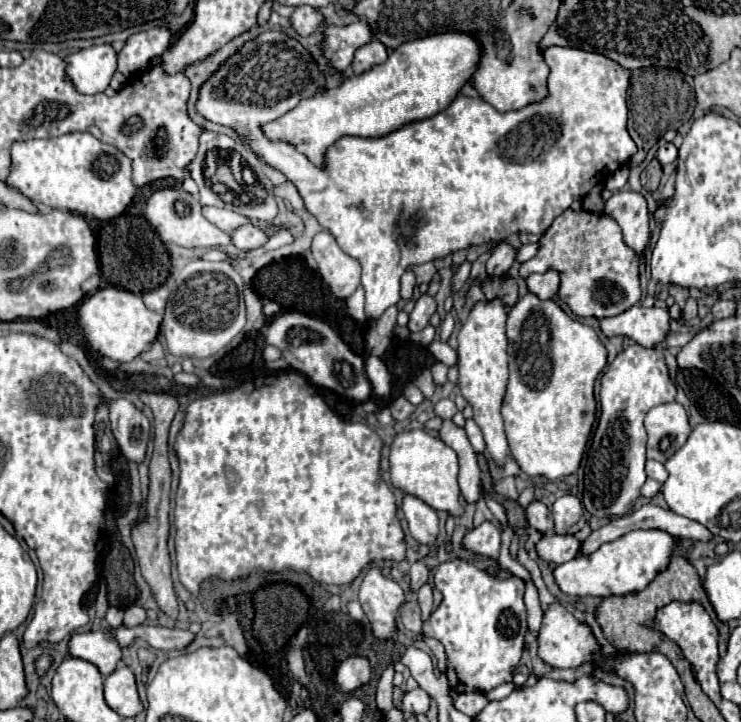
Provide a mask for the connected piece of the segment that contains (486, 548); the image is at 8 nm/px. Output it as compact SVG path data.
M485 520L481 526L477 526L473 532L469 532L463 538L463 546L469 548L469 550L473 550L475 554L481 554L481 556L497 560L499 548L501 548L499 528L493 522Z

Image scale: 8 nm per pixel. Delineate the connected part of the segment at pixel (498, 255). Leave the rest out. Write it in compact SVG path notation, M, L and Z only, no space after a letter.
M507 240L499 242L497 248L493 248L491 258L487 260L487 274L489 276L505 274L511 268L511 264L515 262L515 254L517 254L517 250Z

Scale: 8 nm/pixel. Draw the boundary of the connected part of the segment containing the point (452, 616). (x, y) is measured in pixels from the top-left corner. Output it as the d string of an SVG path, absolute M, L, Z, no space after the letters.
M465 560L443 562L433 576L443 600L423 626L423 634L437 638L447 652L447 678L455 692L489 692L513 680L513 668L523 654L527 634L527 608L523 602L525 582L521 578L495 580Z

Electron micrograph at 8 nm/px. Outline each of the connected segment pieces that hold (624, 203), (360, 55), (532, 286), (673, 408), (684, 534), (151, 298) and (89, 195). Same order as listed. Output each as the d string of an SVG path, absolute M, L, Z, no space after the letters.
M619 190L605 202L605 214L623 228L625 242L637 254L643 254L649 240L649 210L645 196L633 190Z
M371 40L369 44L361 46L355 52L353 70L355 70L355 74L363 74L363 72L371 70L373 66L379 66L385 60L387 60L387 48L385 48L385 44L377 42L377 40Z
M547 270L545 274L531 274L527 278L527 288L533 294L537 294L541 300L557 296L559 284L561 284L561 276L557 274L557 270Z
M669 402L655 406L645 416L645 428L649 432L647 458L665 464L689 438L691 426L687 412L681 404Z
M645 504L639 510L633 510L631 514L625 514L621 518L613 518L609 524L593 530L589 538L583 542L581 554L591 554L595 552L601 544L611 542L631 530L665 530L673 536L679 536L683 540L711 540L713 534L703 528L699 522L689 520L685 516L679 516L671 510L663 510L653 504Z
M159 286L159 288L143 294L143 300L145 300L147 308L151 308L151 310L155 310L155 312L163 312L169 294L171 294L171 290L169 290L167 286Z
M71 132L57 138L15 142L11 148L11 174L7 184L17 188L29 200L37 200L49 208L77 212L81 216L93 216L97 220L113 220L124 213L133 201L137 186L131 180L131 162L129 158L111 144L105 144L91 136L89 132Z

